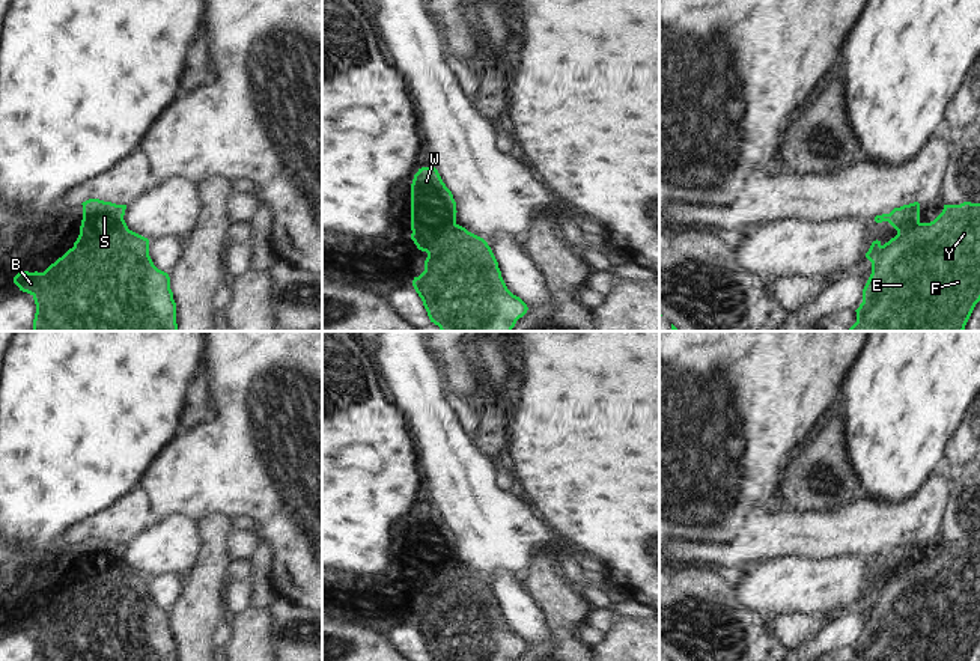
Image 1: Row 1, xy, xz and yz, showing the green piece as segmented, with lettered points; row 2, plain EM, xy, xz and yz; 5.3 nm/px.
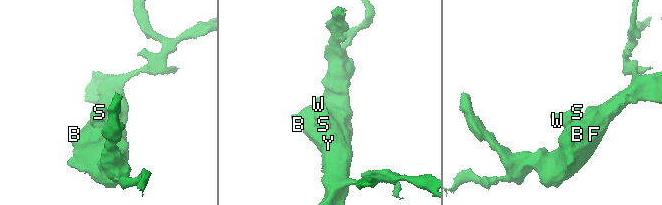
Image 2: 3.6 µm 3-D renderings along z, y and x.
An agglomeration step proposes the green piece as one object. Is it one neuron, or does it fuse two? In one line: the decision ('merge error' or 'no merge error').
no merge error

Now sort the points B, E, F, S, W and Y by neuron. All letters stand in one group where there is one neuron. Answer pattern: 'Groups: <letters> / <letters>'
Groups: B E F S W Y.

